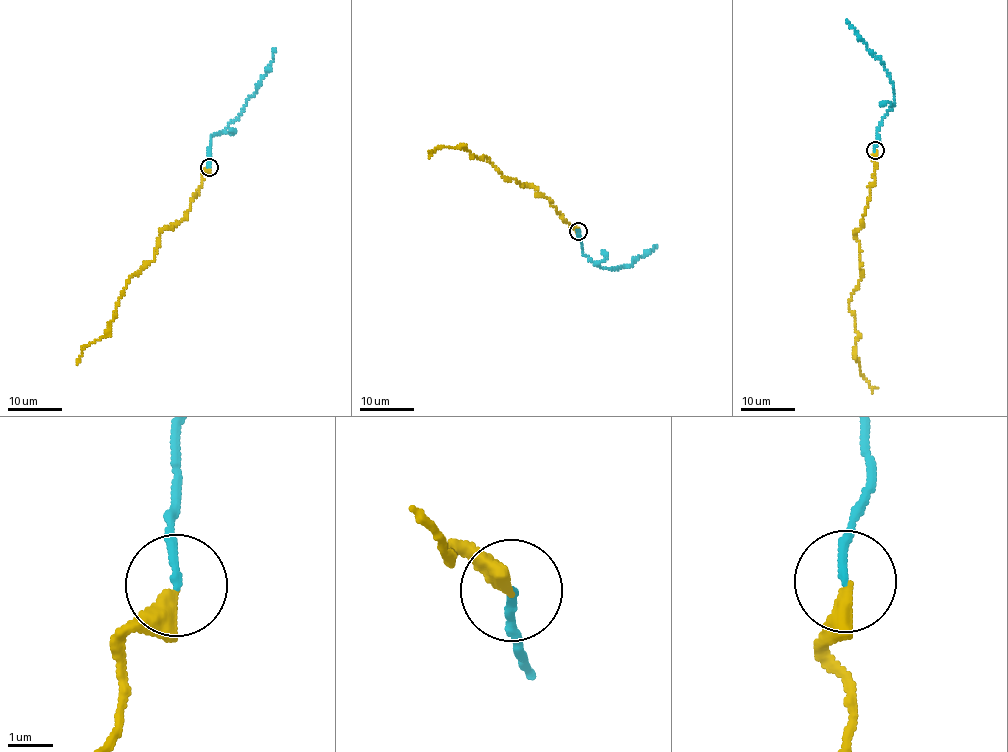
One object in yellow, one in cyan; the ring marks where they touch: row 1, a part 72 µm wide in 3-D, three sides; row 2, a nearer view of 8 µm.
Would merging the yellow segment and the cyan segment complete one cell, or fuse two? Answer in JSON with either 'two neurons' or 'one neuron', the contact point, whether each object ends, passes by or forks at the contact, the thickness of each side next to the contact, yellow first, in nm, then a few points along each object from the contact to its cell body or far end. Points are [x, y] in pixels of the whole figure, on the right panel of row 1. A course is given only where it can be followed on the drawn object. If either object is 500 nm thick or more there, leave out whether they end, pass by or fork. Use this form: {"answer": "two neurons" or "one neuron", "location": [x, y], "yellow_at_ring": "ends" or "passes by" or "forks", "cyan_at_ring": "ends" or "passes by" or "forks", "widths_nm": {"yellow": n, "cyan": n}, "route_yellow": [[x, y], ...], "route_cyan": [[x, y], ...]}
{"answer": "one neuron", "location": [875, 150], "yellow_at_ring": "ends", "cyan_at_ring": "ends", "widths_nm": {"yellow": 400, "cyan": 170}, "route_yellow": [[874, 151], [874, 183], [861, 225], [855, 232], [861, 279], [849, 306], [857, 337], [854, 354], [873, 392]], "route_cyan": [[874, 150], [877, 128], [893, 103], [894, 88], [883, 62], [874, 57], [846, 20]]}

